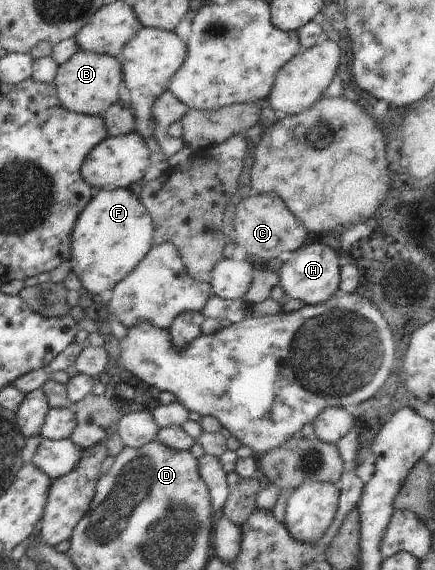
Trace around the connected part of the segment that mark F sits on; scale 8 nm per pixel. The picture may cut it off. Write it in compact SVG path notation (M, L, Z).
M102 188L74 223L69 260L72 272L91 295L112 290L148 254L152 247L153 232L150 213L129 188Z

